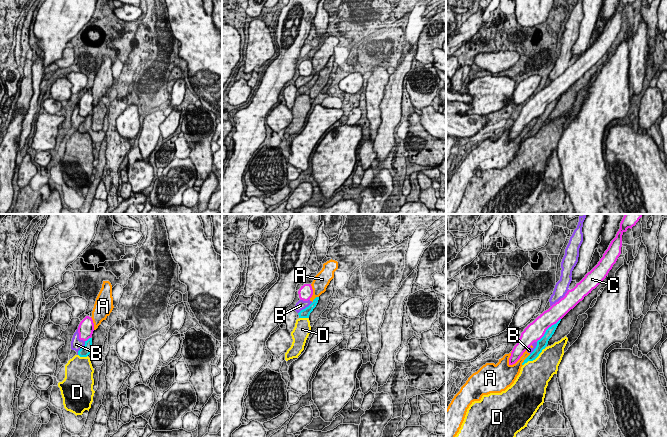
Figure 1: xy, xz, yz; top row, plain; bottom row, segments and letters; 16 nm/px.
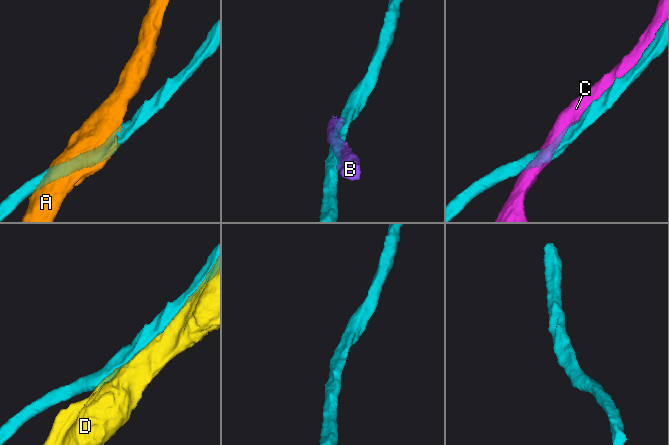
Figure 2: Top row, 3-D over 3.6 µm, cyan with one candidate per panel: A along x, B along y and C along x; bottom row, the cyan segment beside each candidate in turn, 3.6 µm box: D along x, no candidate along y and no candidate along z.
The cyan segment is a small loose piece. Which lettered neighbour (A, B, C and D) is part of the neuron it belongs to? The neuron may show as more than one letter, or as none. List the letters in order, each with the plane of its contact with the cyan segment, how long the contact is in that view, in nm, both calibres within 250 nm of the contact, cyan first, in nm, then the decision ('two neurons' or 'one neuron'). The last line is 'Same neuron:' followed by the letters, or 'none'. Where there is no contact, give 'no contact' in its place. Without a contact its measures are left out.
A: yz | 240 nm | 120/200 nm | two neurons
B: xz | 300 nm | 140/160 nm | two neurons
C: yz | 550 nm | 160/300 nm | two neurons
D: yz | 460 nm | 130/460 nm | two neurons
Same neuron: none

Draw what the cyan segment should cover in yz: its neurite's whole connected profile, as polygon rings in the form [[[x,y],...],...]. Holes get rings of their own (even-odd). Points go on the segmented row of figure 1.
[[[606,276],[606,278],[595,289],[585,296],[584,299],[571,309],[562,319],[549,327],[544,336],[537,341],[537,346],[534,351],[524,360],[522,365],[528,361],[535,360],[543,349],[567,336],[573,329],[578,316],[584,314],[590,308],[592,301],[598,297],[599,290],[605,288],[608,282],[608,276]]]

